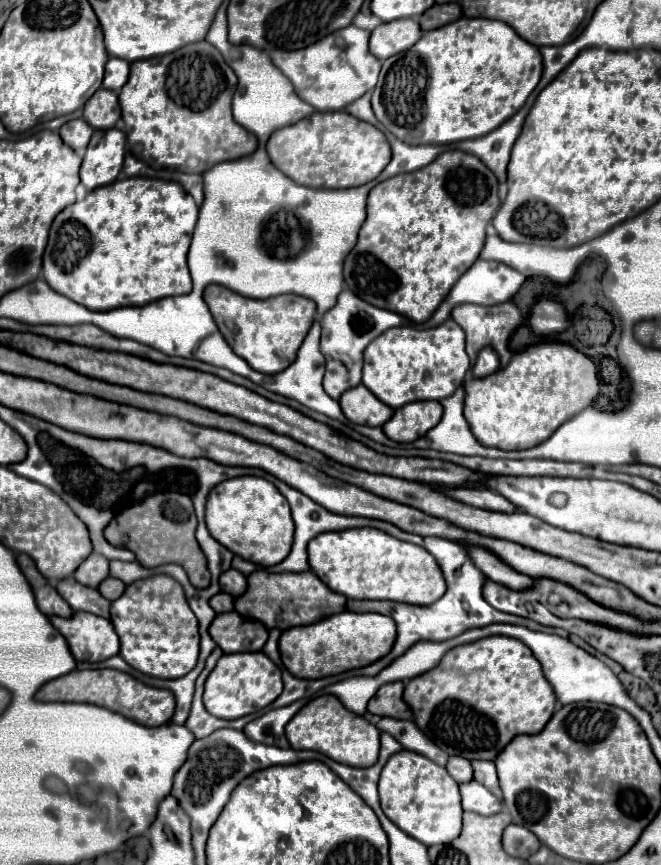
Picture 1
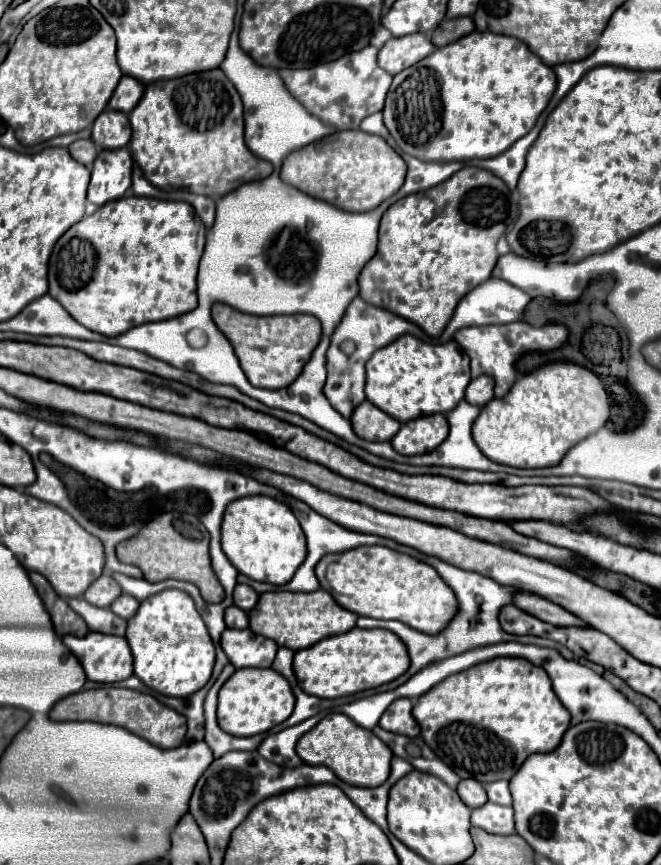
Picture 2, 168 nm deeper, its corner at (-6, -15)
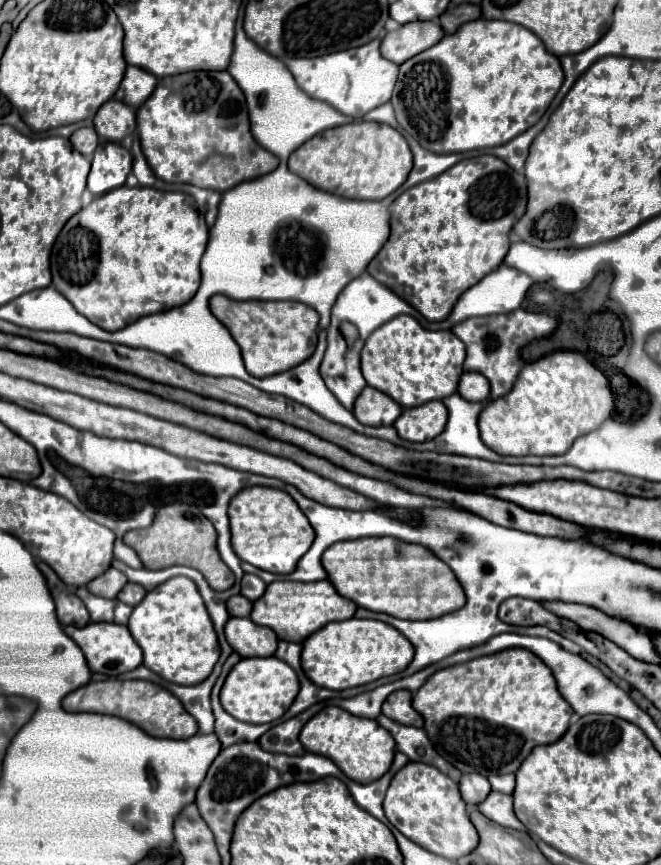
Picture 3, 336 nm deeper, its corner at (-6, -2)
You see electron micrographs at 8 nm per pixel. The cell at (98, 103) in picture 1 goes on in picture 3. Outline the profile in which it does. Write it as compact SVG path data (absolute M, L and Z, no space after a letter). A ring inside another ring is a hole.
M108 100L96 112L94 128L98 136L112 142L120 142L126 134L136 132L136 112L130 110L130 106L126 106L124 102Z

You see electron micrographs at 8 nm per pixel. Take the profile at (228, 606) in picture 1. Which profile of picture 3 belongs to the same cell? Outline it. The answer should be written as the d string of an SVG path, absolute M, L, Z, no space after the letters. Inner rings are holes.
M232 596L232 598L228 598L226 608L228 608L228 614L230 616L248 618L250 616L250 610L252 610L252 602L248 598L244 598L244 596Z

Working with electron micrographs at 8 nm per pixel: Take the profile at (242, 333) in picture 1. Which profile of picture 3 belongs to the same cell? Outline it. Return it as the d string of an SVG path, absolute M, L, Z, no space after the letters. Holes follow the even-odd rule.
M216 294L210 298L210 310L230 330L232 338L238 342L242 350L246 370L256 378L286 372L302 364L316 350L318 312L302 302L240 302Z

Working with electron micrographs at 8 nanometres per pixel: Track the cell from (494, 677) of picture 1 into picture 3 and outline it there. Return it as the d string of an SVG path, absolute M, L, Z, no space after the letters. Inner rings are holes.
M508 648L432 674L412 698L424 718L424 730L442 758L462 774L516 772L538 744L556 742L572 716L550 668L530 650Z

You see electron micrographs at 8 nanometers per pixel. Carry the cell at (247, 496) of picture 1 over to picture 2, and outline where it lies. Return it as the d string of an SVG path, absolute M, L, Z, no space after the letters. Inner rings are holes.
M252 495L228 505L222 521L222 549L246 577L286 585L306 559L306 537L288 505L266 495Z

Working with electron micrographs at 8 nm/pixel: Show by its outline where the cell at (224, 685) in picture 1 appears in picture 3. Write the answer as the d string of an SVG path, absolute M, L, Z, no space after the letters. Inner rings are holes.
M242 658L226 676L226 682L220 692L220 702L222 708L240 722L266 724L278 720L290 708L298 690L300 684L296 672L280 658Z

